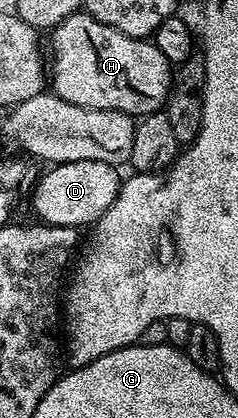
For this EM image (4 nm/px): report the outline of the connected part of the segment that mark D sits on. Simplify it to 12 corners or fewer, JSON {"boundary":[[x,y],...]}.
{"boundary":[[59,163],[33,184],[43,224],[89,228],[122,187],[115,164]]}

